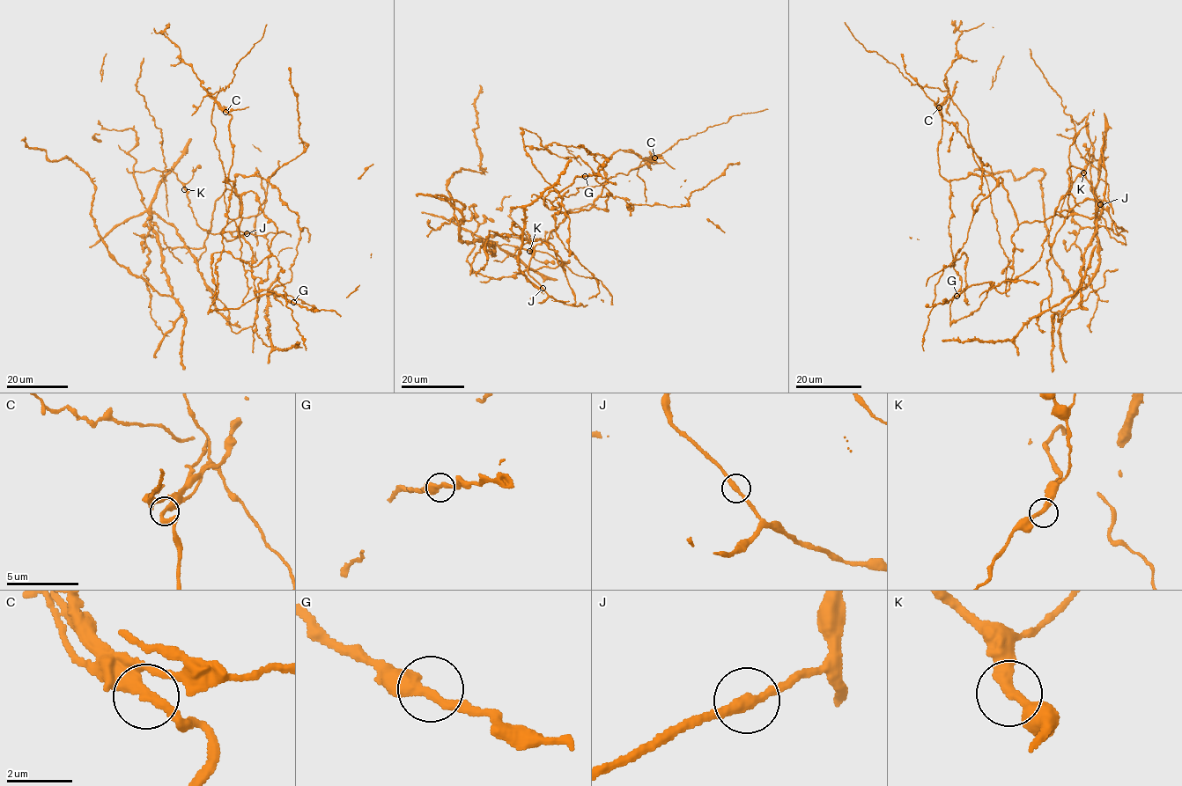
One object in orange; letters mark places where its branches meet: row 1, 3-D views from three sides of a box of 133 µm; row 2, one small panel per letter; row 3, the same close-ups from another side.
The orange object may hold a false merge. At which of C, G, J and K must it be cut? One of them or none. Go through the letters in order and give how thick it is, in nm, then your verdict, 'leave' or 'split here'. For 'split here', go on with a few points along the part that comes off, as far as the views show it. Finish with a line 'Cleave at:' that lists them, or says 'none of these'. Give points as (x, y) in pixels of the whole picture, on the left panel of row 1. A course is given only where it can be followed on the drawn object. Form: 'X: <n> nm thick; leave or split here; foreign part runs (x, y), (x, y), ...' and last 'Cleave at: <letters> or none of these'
C: 280 nm thick; split here
G: 320 nm thick; leave
J: 300 nm thick; leave
K: 320 nm thick; leave
Cleave at: C

